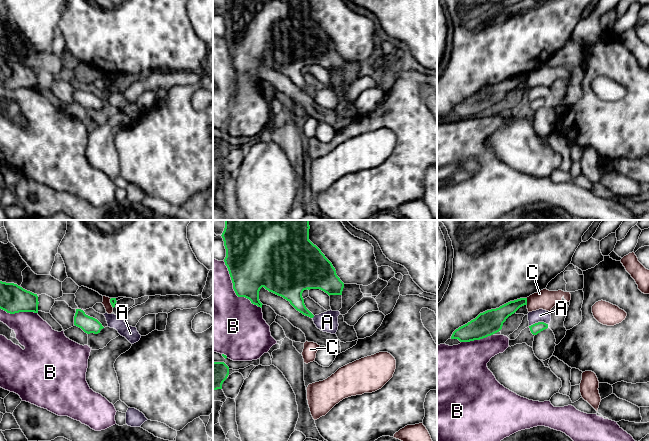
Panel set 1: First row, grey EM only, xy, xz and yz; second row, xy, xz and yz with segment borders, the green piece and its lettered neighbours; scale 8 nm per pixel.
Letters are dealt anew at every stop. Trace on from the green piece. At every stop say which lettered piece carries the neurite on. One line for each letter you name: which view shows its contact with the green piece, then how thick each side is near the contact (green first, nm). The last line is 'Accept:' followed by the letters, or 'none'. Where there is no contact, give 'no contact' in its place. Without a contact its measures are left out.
Accept: none

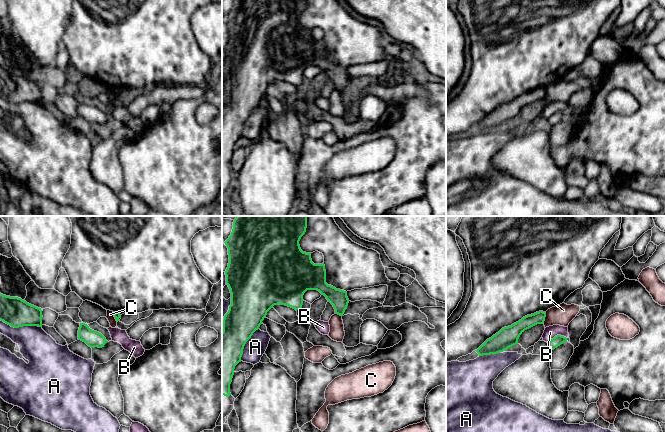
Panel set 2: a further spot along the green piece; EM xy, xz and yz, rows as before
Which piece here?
Accept: none

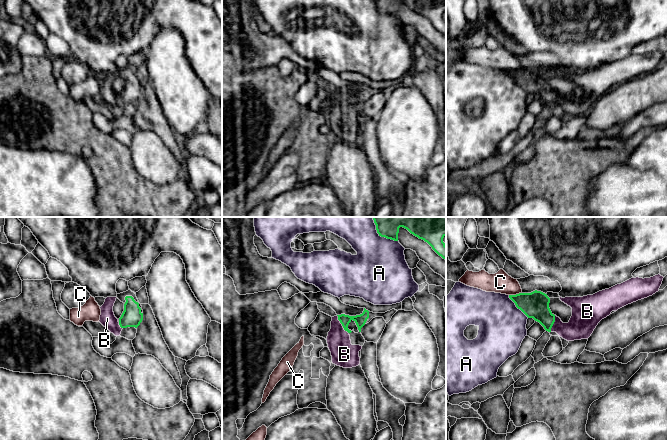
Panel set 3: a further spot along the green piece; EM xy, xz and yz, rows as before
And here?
B: meets green in xz; 90 nm thick on the green side, 200 nm on the other
Accept: B

